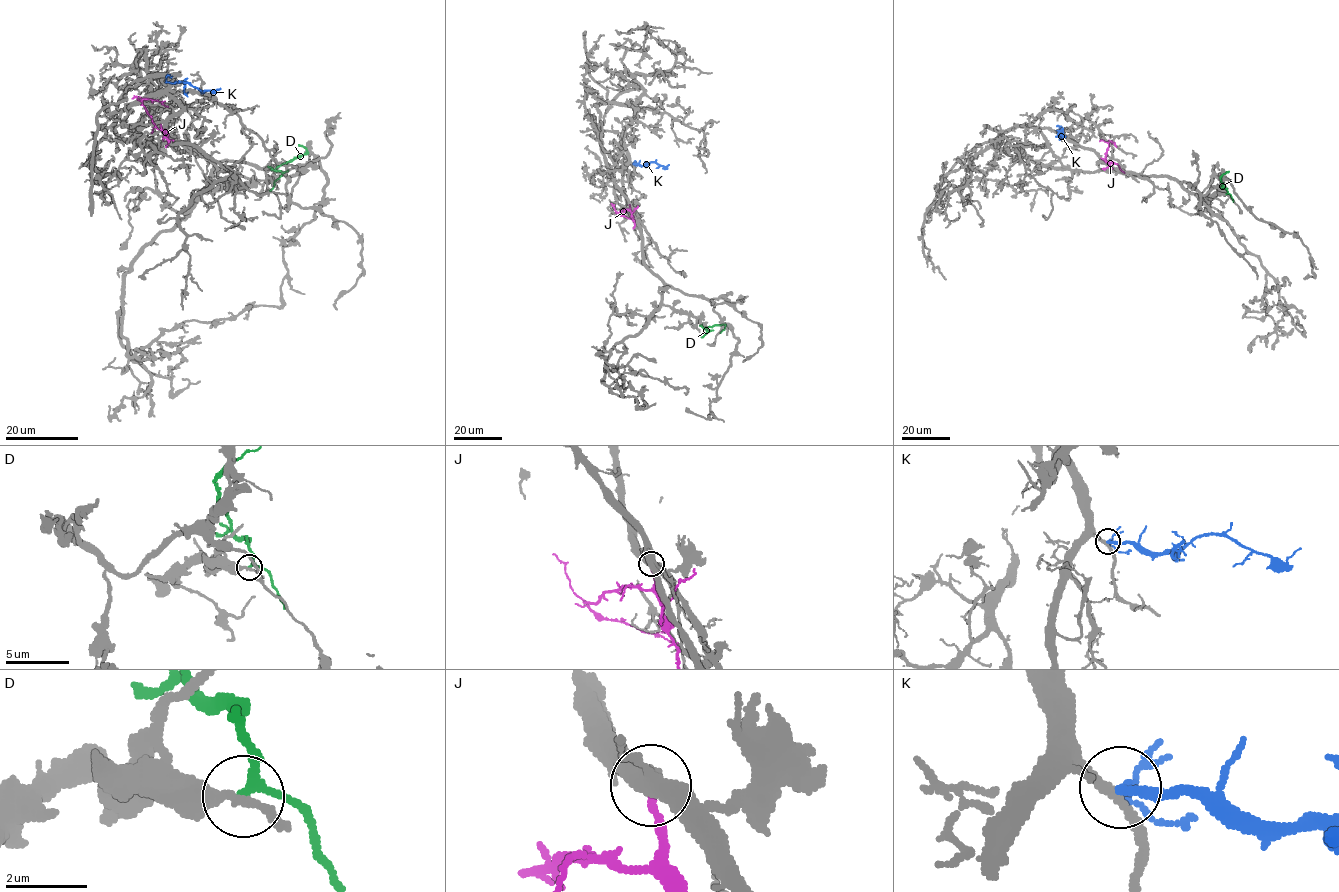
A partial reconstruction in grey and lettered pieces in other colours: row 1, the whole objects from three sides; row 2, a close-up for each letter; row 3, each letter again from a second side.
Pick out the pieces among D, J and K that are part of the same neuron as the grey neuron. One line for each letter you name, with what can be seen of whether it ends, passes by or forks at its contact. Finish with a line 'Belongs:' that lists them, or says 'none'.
K: it passes by
Belongs: K

